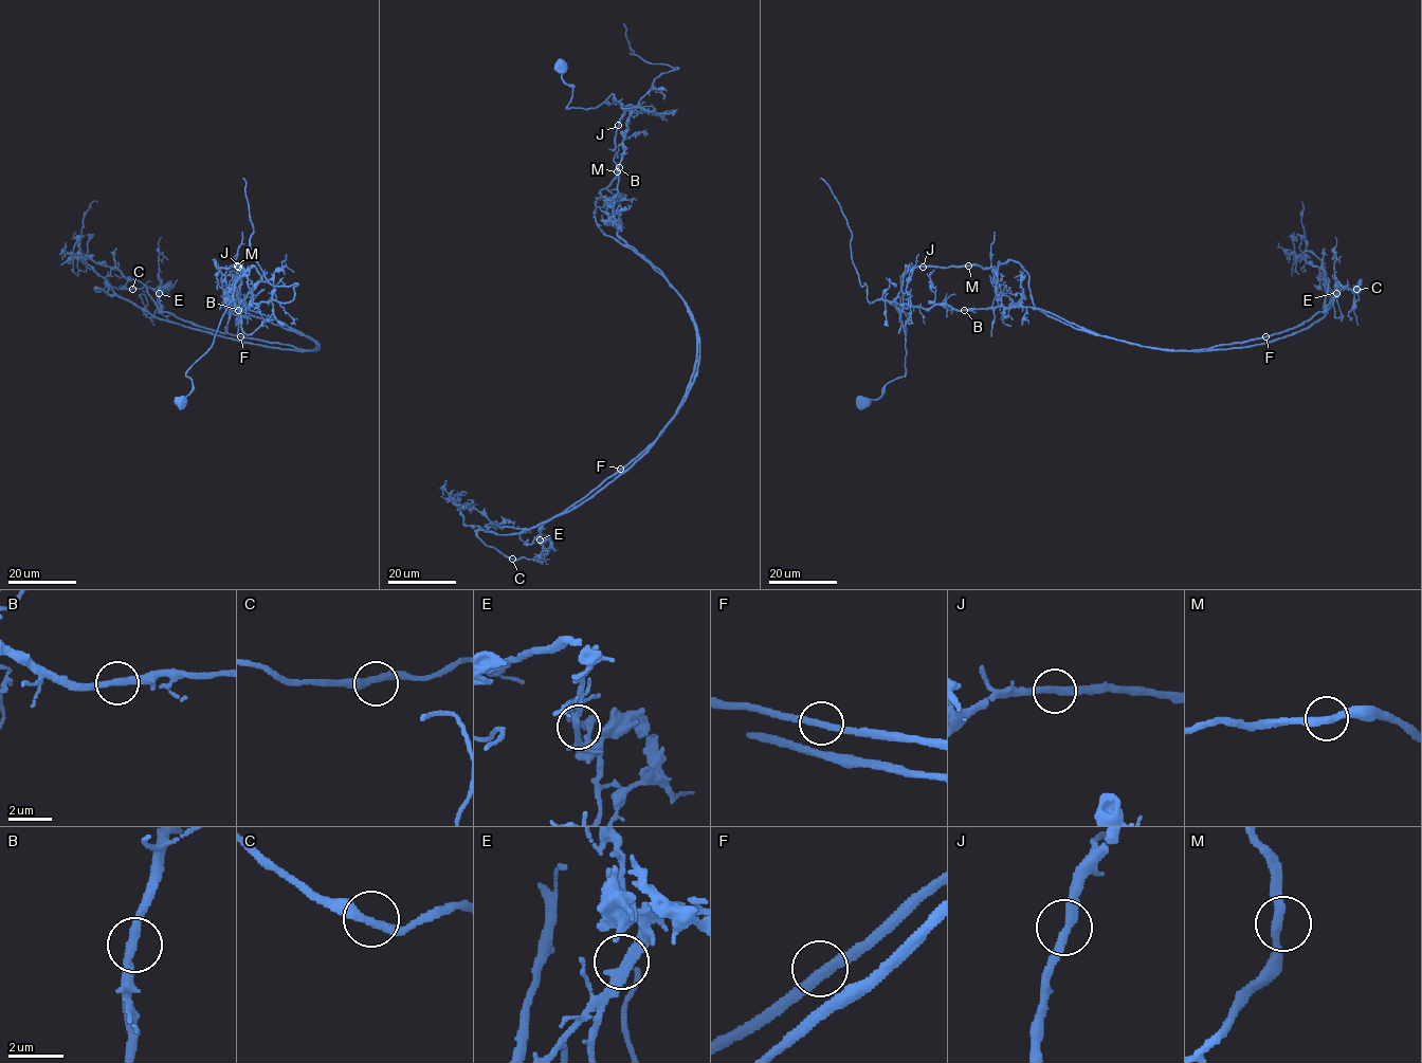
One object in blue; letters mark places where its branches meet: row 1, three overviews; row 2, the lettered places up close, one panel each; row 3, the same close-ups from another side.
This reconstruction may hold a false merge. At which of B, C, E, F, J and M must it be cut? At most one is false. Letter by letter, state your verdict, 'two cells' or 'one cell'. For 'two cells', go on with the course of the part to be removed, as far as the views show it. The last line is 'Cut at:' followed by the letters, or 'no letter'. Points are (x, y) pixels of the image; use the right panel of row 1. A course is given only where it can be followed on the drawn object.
B: one cell
C: one cell
E: two cells; foreign part runs (1336, 293), (1295, 328), (1197, 350), (1122, 342), (1032, 307), (871, 303), (845, 217), (820, 178)
F: one cell
J: one cell
M: one cell
Cut at: E

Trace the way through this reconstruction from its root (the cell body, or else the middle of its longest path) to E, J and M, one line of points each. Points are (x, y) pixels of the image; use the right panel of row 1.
E: (863, 402), (906, 372), (891, 301), (903, 276), (905, 304), (1040, 308), (1169, 350), (1281, 333), (1336, 293)
J: (863, 402), (877, 399), (889, 382), (905, 374), (905, 332), (891, 301), (900, 289), (900, 278), (923, 267)
M: (863, 402), (877, 399), (889, 382), (906, 372), (904, 328), (891, 301), (900, 278), (916, 267), (968, 266)

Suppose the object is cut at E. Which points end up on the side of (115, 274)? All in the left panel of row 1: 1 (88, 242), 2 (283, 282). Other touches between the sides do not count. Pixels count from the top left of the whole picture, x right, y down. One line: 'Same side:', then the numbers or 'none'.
Same side: 1, 2

